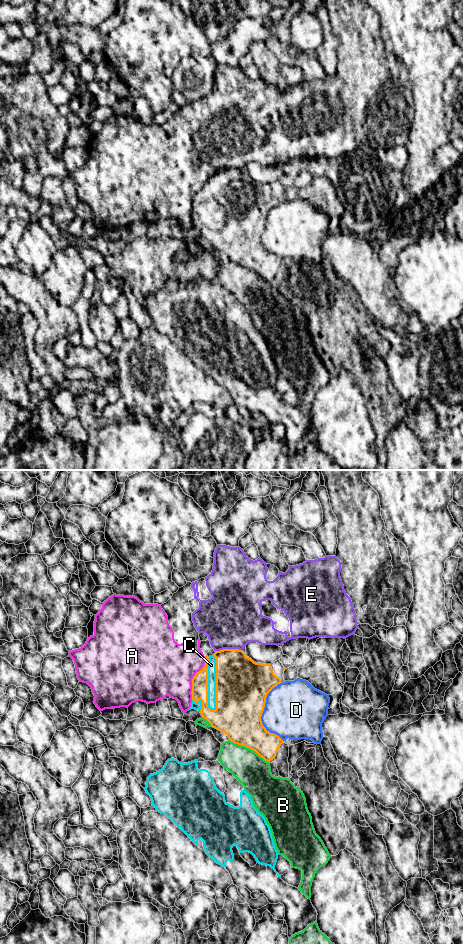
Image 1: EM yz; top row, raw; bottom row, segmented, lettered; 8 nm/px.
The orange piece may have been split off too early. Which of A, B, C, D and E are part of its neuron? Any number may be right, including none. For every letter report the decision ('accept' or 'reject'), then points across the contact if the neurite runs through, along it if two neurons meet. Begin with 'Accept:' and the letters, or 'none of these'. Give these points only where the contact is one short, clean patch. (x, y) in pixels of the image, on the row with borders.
Accept: C
A: reject
B: reject
C: accept
D: reject
E: reject

